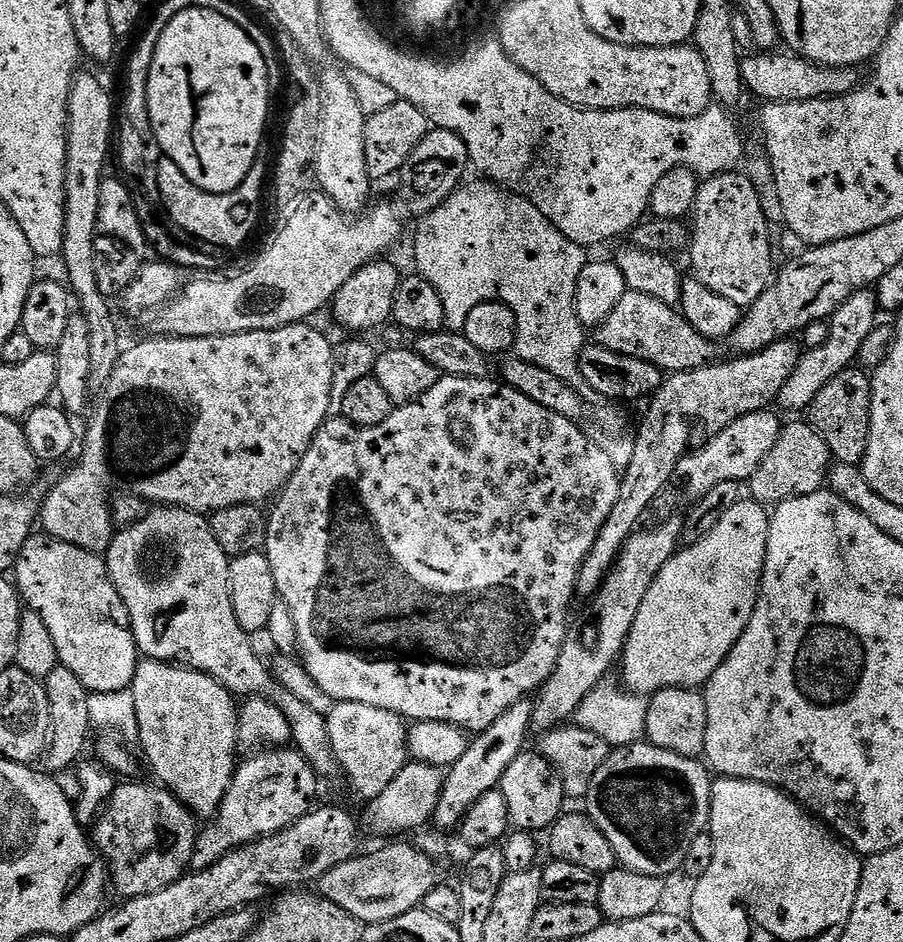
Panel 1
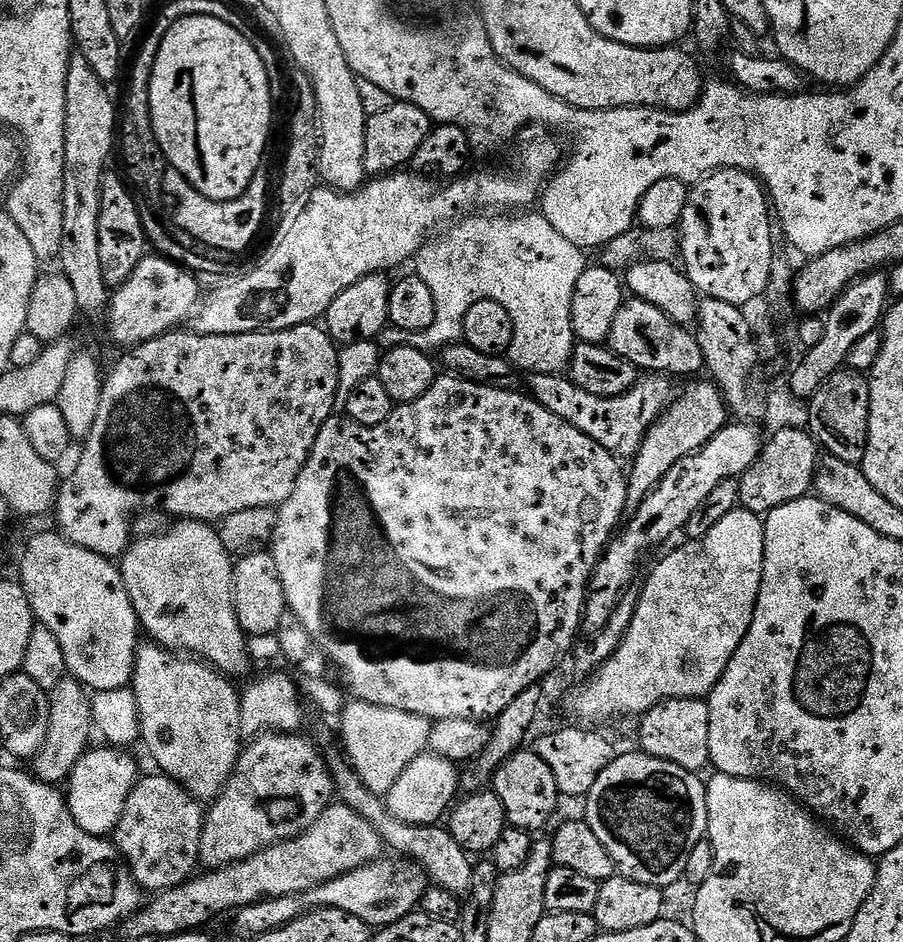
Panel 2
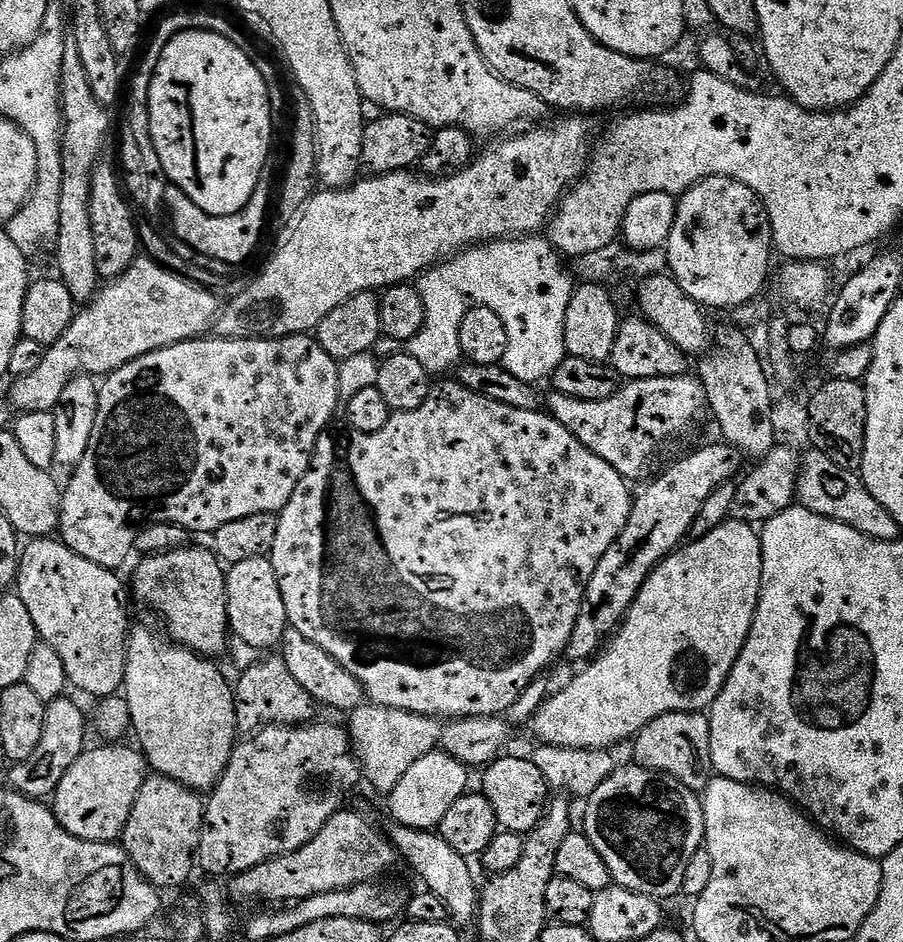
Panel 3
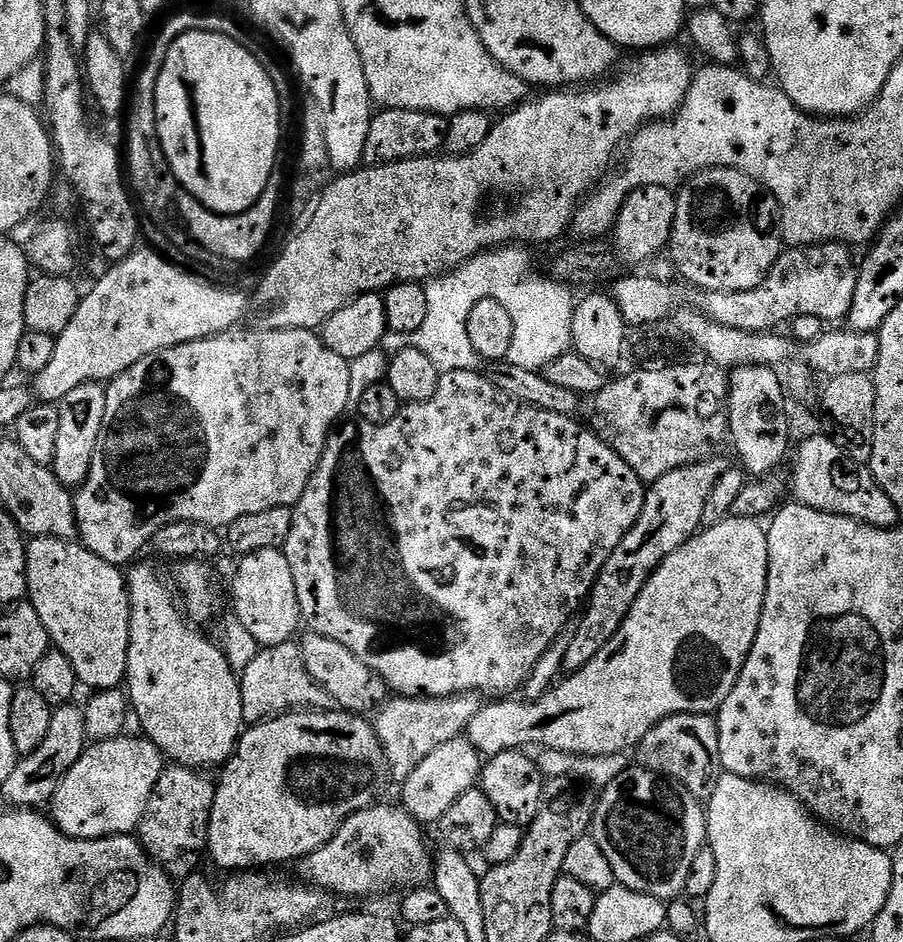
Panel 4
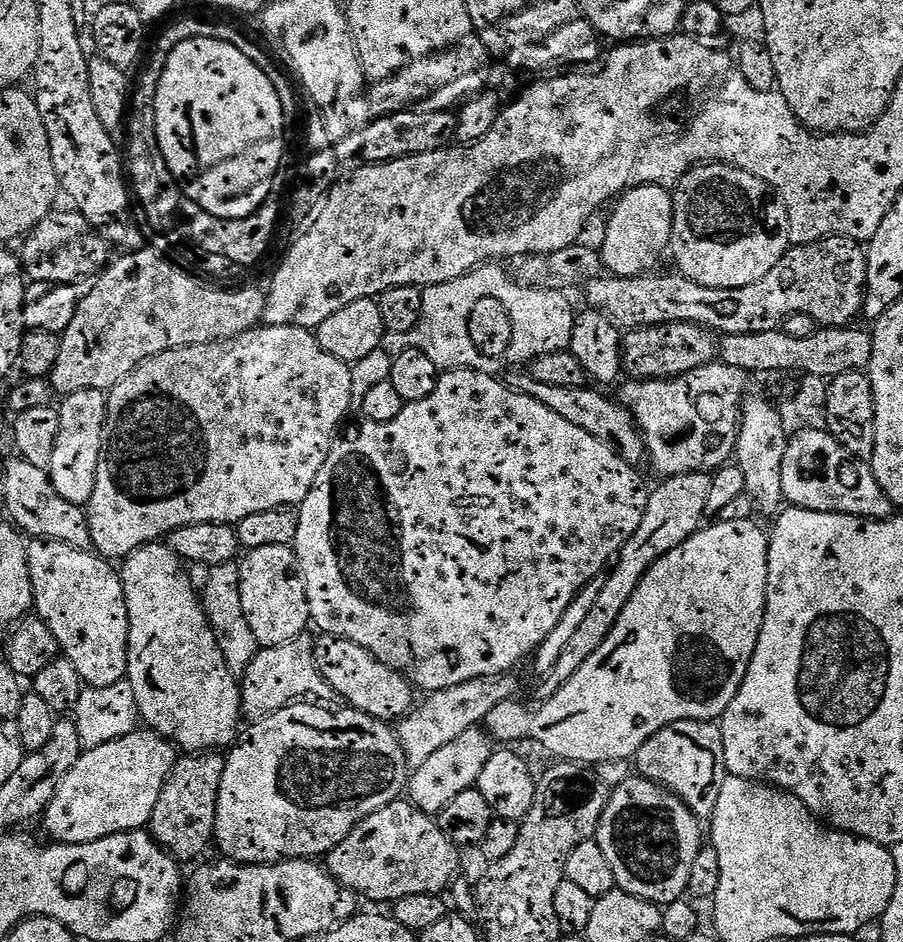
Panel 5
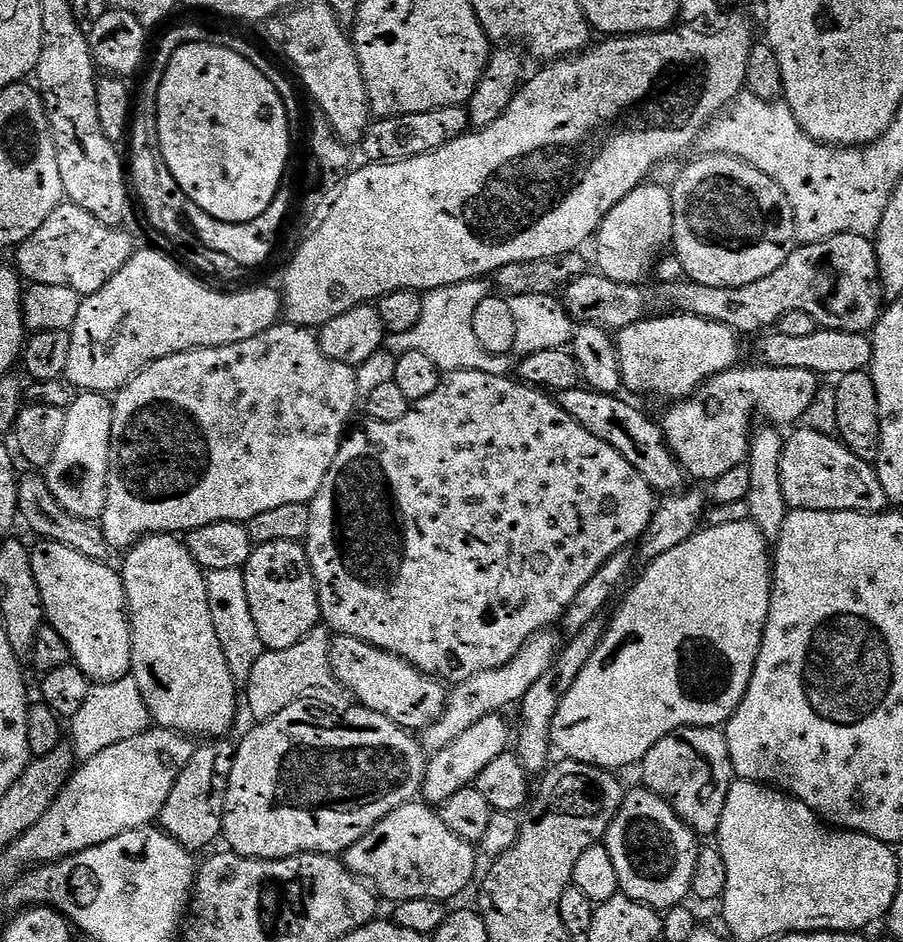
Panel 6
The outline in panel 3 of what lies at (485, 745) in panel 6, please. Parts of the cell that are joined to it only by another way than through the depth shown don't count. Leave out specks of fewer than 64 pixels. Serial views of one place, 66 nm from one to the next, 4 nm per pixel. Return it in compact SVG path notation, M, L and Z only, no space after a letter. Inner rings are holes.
M436 750L429 756L418 758L390 793L395 823L416 829L439 829L442 818L446 818L446 810L454 806L458 796L464 795L464 779L468 772L469 769L457 756L445 750Z

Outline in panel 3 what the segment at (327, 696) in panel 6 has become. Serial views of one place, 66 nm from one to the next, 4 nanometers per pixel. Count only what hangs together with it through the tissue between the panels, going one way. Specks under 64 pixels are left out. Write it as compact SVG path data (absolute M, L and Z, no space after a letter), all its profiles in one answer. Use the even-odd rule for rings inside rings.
M281 655L259 659L240 676L234 688L237 698L236 719L239 727L256 730L266 723L294 726L298 723L309 723L315 719L315 700L293 676Z

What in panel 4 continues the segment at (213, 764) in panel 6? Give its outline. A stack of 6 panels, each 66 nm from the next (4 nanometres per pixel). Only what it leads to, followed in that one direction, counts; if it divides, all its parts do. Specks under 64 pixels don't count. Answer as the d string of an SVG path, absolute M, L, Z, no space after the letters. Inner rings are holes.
M168 766L165 767L164 773L158 778L158 784L154 786L152 791L152 797L150 802L146 806L146 812L142 818L138 829L138 839L141 844L144 846L144 851L168 873L169 876L173 878L183 878L186 876L191 876L197 871L196 868L200 864L200 855L203 857L205 855L207 846L208 846L208 827L210 826L210 814L212 813L212 807L214 806L214 798L216 797L216 784L214 783L213 777L212 780L208 777L208 774L205 774L203 771L194 769L194 768L185 768L183 766Z

